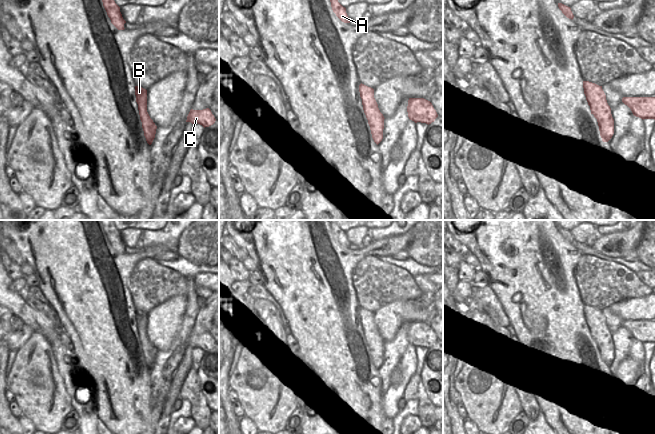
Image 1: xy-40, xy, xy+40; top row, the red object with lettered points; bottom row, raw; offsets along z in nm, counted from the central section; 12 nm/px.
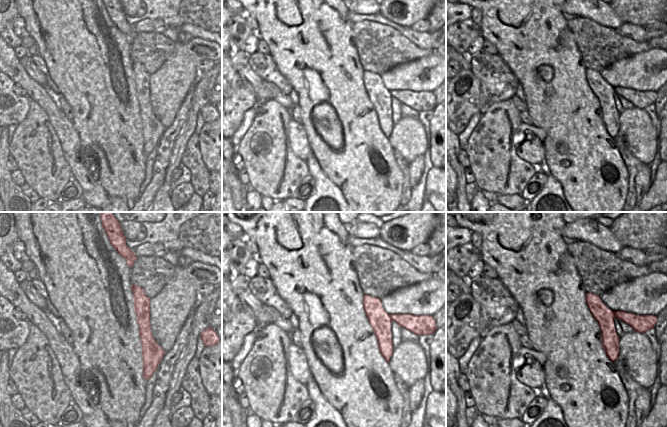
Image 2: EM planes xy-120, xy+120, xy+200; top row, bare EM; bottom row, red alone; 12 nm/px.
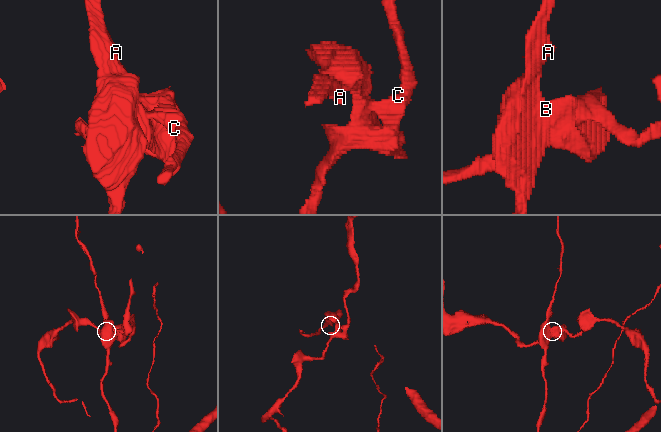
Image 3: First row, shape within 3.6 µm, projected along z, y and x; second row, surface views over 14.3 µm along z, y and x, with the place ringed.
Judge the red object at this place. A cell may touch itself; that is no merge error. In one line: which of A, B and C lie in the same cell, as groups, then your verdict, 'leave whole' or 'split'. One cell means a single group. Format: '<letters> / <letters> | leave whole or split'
A B / C | split

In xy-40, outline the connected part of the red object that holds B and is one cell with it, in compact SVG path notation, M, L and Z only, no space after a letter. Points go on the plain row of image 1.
M135 310L135 319L144 360L147 367L151 369L155 362L157 350L147 336L147 314L142 311Z

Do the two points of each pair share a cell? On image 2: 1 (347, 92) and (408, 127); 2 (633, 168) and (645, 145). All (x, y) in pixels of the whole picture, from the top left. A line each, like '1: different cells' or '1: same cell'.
1: different cells
2: different cells

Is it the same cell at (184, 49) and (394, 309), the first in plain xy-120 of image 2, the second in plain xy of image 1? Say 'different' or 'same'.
same

